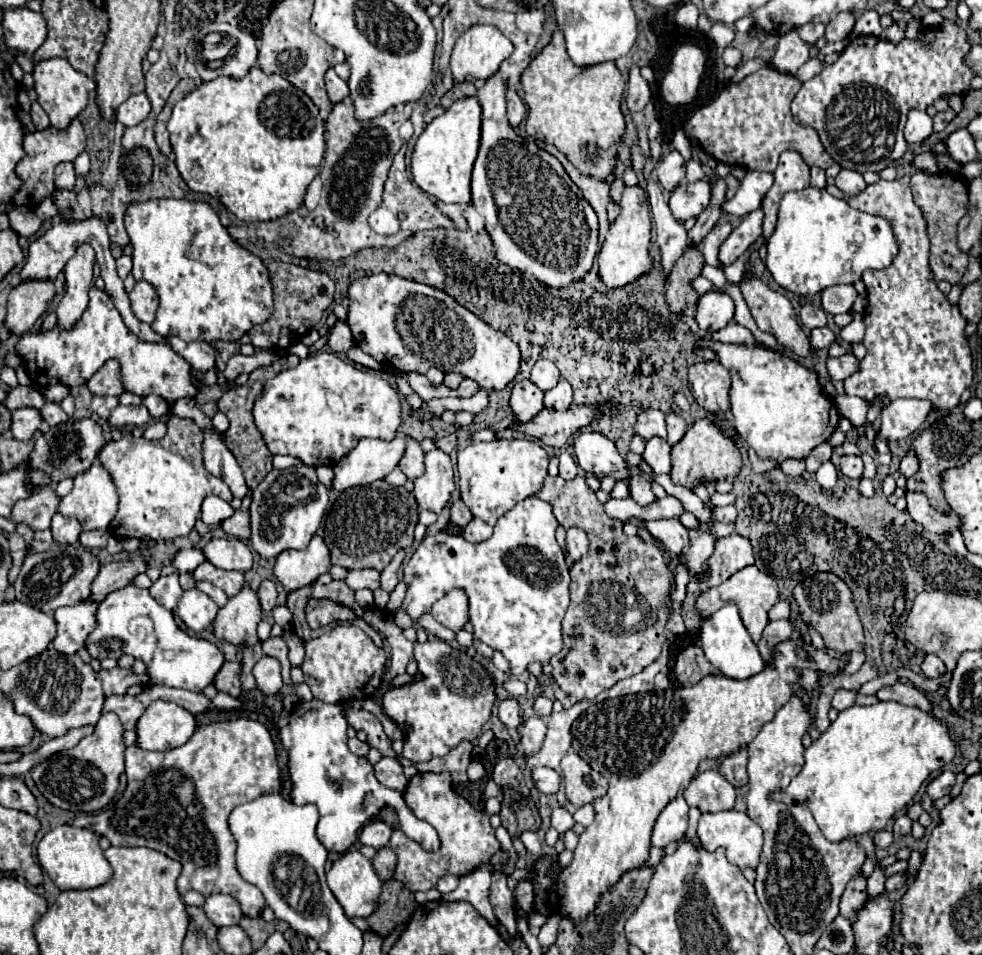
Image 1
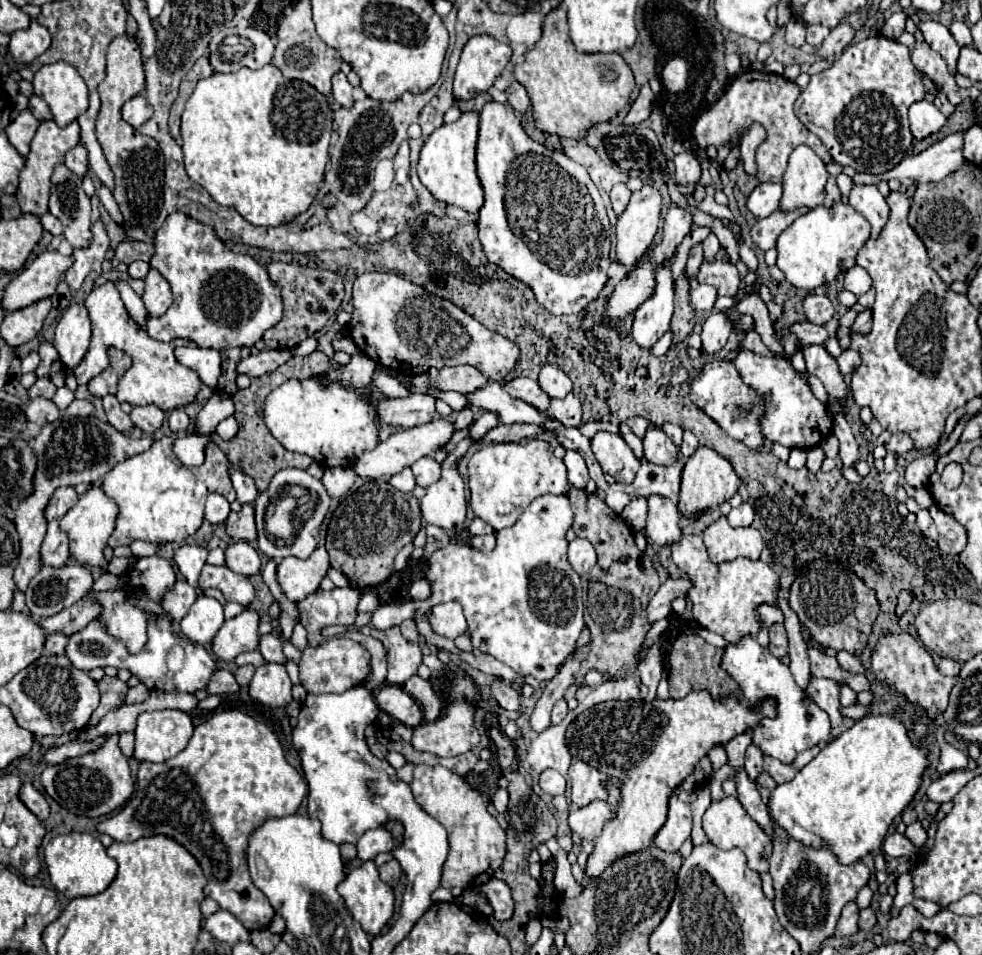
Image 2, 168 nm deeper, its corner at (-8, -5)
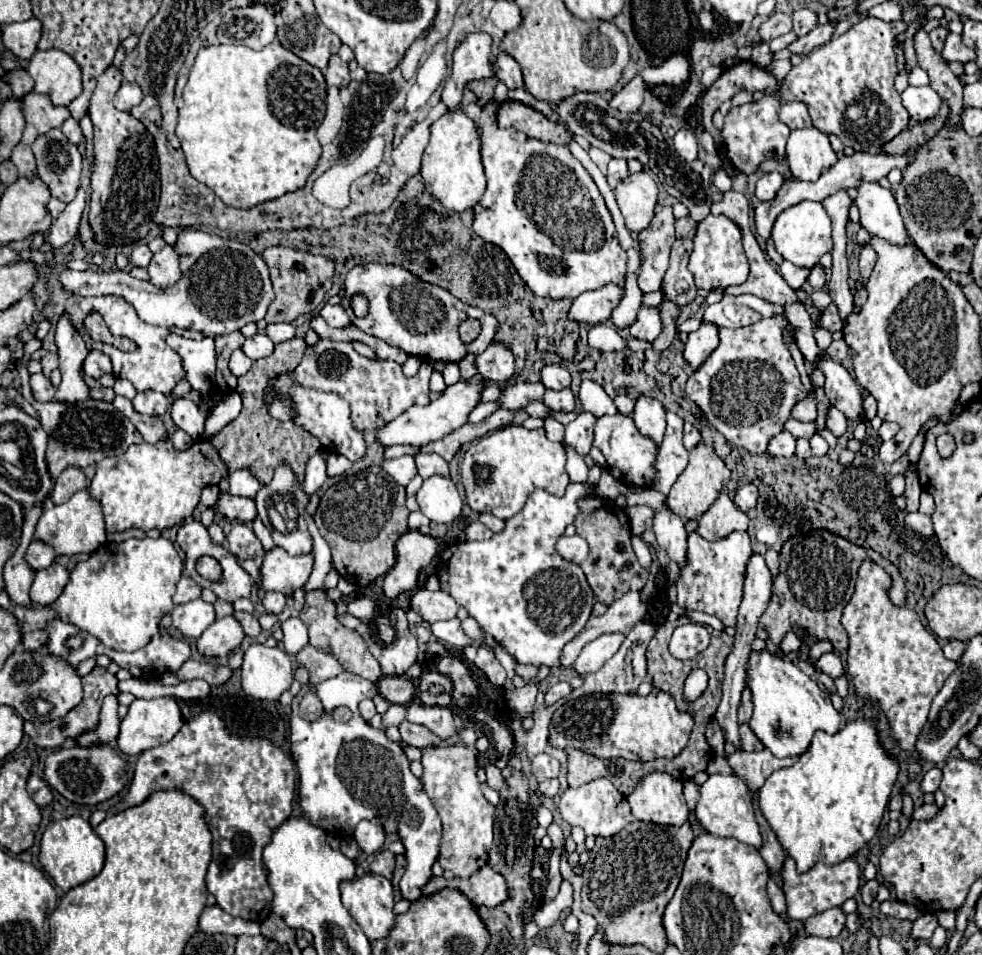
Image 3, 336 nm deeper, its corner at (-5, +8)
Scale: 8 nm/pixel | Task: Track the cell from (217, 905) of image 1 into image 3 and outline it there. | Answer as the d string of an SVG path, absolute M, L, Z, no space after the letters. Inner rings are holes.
M207 906L201 914L199 930L205 934L233 934L233 936L249 934L249 936L255 936L255 934L259 934L259 924L235 918L235 916L227 914L225 910L221 910L219 906Z

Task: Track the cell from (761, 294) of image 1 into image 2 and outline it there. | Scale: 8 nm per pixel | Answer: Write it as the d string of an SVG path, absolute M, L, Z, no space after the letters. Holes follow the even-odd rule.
M806 345L800 349L804 353L808 373L816 375L822 381L822 385L826 387L830 397L844 399L846 397L846 383L842 381L836 359L822 345Z

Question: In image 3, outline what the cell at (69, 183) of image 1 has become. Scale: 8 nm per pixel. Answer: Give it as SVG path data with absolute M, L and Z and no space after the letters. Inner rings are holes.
M69 116L69 118L63 122L61 132L63 132L73 144L79 144L79 142L83 140L83 132L81 132L81 128L79 128L79 124L77 124L77 120L75 120L73 116Z

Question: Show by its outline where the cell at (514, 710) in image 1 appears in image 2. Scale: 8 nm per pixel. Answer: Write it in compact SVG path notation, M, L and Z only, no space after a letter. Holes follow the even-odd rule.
M496 681L492 685L492 691L494 691L494 697L502 709L506 709L506 711L518 711L520 709L520 695L508 683Z

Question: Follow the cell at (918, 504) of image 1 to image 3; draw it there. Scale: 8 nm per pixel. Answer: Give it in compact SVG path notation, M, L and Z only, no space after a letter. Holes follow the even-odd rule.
M909 512L909 514L905 516L905 524L907 524L913 532L917 532L917 534L921 534L921 536L933 536L931 516L925 516L925 514L921 514L921 512Z

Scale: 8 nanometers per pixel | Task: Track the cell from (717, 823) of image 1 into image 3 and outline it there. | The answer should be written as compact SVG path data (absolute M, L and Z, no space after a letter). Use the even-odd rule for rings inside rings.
M735 774L709 776L707 782L703 782L699 788L699 802L697 802L695 814L699 824L713 836L737 838L739 842L751 844L755 848L761 846L761 834L759 834L759 826L755 822L755 810L753 810L753 794L749 792L747 784L739 780Z

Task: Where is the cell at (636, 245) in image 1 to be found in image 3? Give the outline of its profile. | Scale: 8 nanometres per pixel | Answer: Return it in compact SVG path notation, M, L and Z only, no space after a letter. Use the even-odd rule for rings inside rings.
M645 170L629 174L615 186L617 204L631 232L641 232L641 228L649 226L655 214L657 194L657 182Z

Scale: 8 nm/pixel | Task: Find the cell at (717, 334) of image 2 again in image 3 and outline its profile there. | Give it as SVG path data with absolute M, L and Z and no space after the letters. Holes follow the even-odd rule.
M703 322L697 332L689 334L689 340L685 342L683 358L693 370L697 370L709 358L709 354L717 348L717 344L719 344L717 326Z

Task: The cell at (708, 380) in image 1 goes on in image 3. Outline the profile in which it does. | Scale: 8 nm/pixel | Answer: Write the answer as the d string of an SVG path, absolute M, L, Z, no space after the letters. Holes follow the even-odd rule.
M787 316L763 318L751 326L743 328L719 328L719 346L705 360L705 364L695 370L685 386L687 396L701 408L711 426L715 426L729 442L745 448L751 454L763 454L767 450L769 436L775 436L783 430L783 424L789 420L793 406L805 398L805 390L799 378L795 360L783 340L783 334L789 334L795 340L795 328Z

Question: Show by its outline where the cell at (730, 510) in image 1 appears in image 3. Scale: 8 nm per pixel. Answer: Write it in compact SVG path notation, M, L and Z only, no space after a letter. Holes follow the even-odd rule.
M747 482L747 484L739 486L737 496L733 498L733 502L737 504L737 508L741 508L743 512L747 512L747 510L751 510L751 508L757 506L757 498L759 498L759 490L757 490L757 486L751 484L751 482Z

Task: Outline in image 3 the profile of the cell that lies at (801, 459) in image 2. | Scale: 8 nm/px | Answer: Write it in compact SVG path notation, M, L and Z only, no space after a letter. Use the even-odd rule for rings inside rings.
M783 430L769 440L767 452L771 456L793 456L795 454L795 438Z

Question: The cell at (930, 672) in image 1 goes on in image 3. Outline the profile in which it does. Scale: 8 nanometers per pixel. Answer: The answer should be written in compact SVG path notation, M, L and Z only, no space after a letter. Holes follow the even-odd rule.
M949 640L943 646L943 654L949 660L959 660L963 656L963 652L965 652L965 642L961 642L961 640Z

